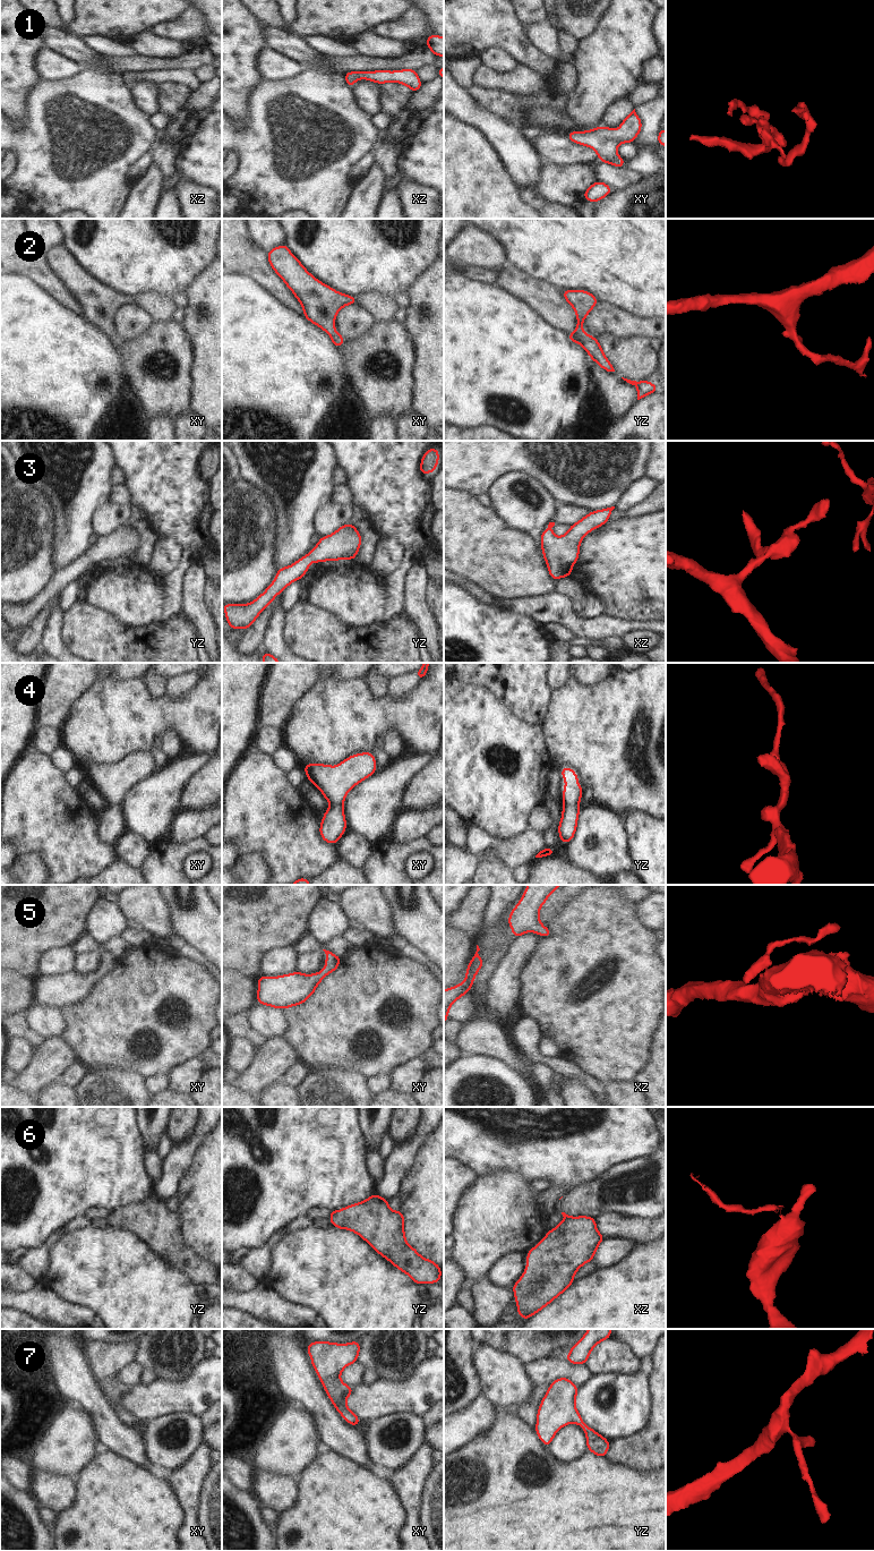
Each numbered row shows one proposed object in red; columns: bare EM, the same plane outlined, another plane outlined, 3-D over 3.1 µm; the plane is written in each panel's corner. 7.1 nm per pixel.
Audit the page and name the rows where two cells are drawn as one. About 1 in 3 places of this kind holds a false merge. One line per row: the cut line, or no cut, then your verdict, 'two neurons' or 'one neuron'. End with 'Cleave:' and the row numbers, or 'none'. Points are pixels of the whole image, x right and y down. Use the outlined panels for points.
1: no cut; one neuron
2: no cut; one neuron
3: no cut; one neuron
4: no cut; one neuron
5: no cut; one neuron
6: cut in yz along (335, 1211), (330, 1217); two neurons
7: no cut; one neuron
Cleave: 6

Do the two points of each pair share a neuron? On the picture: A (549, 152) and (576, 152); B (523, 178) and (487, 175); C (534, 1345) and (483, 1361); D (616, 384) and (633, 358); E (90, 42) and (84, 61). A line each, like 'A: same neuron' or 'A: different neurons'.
A: same neuron
B: different neurons
C: different neurons
D: different neurons
E: different neurons

